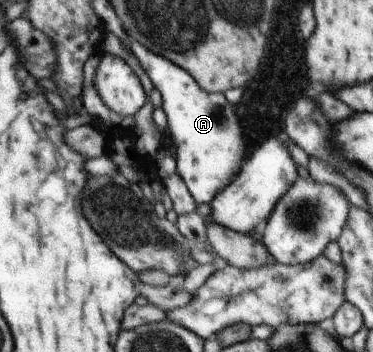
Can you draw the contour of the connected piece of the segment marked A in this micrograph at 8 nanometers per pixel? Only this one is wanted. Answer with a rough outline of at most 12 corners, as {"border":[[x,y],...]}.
{"border":[[131,39],[176,173],[210,204],[245,164],[233,105]]}

